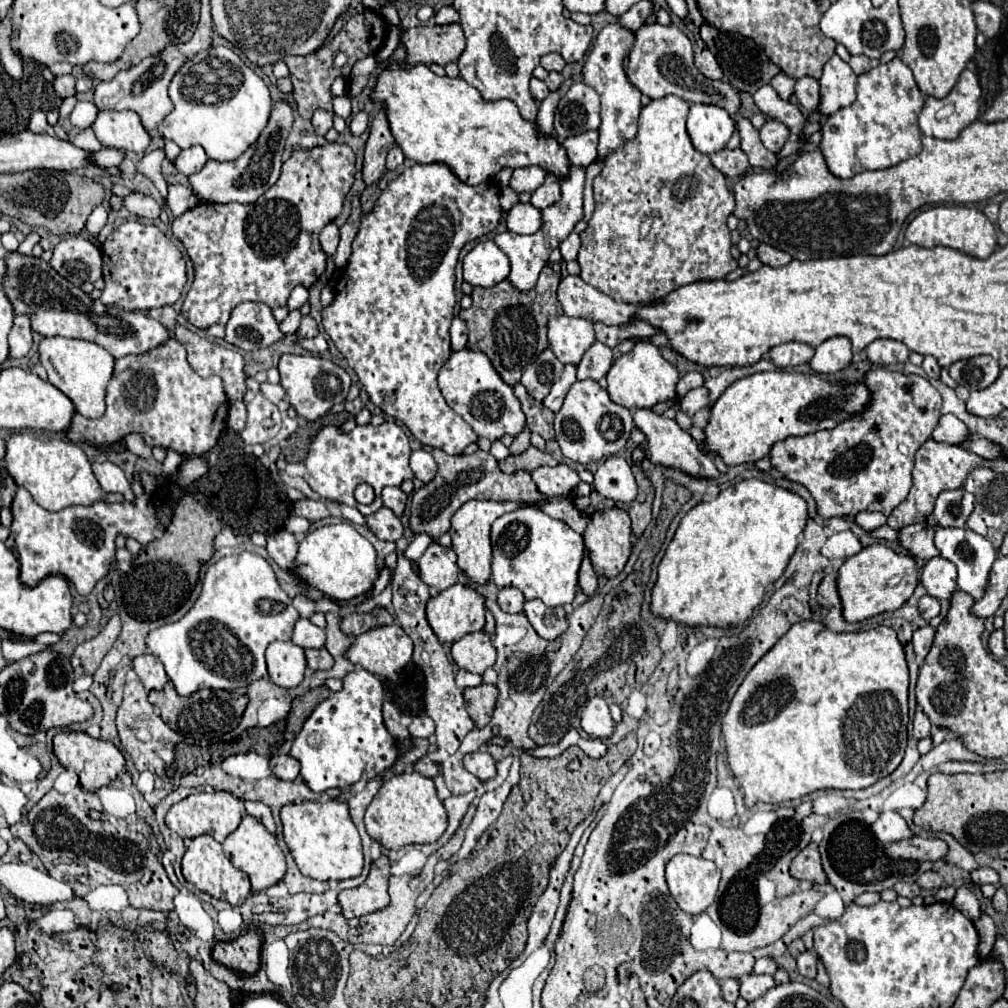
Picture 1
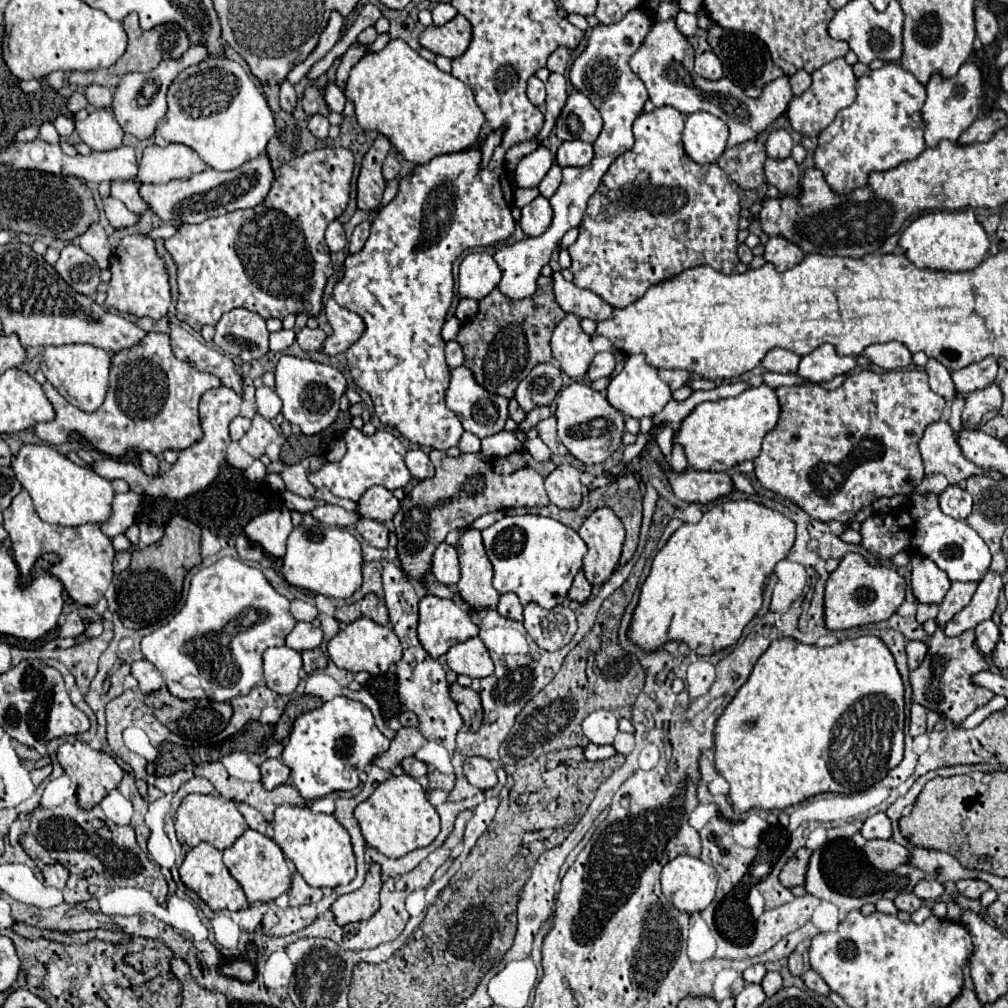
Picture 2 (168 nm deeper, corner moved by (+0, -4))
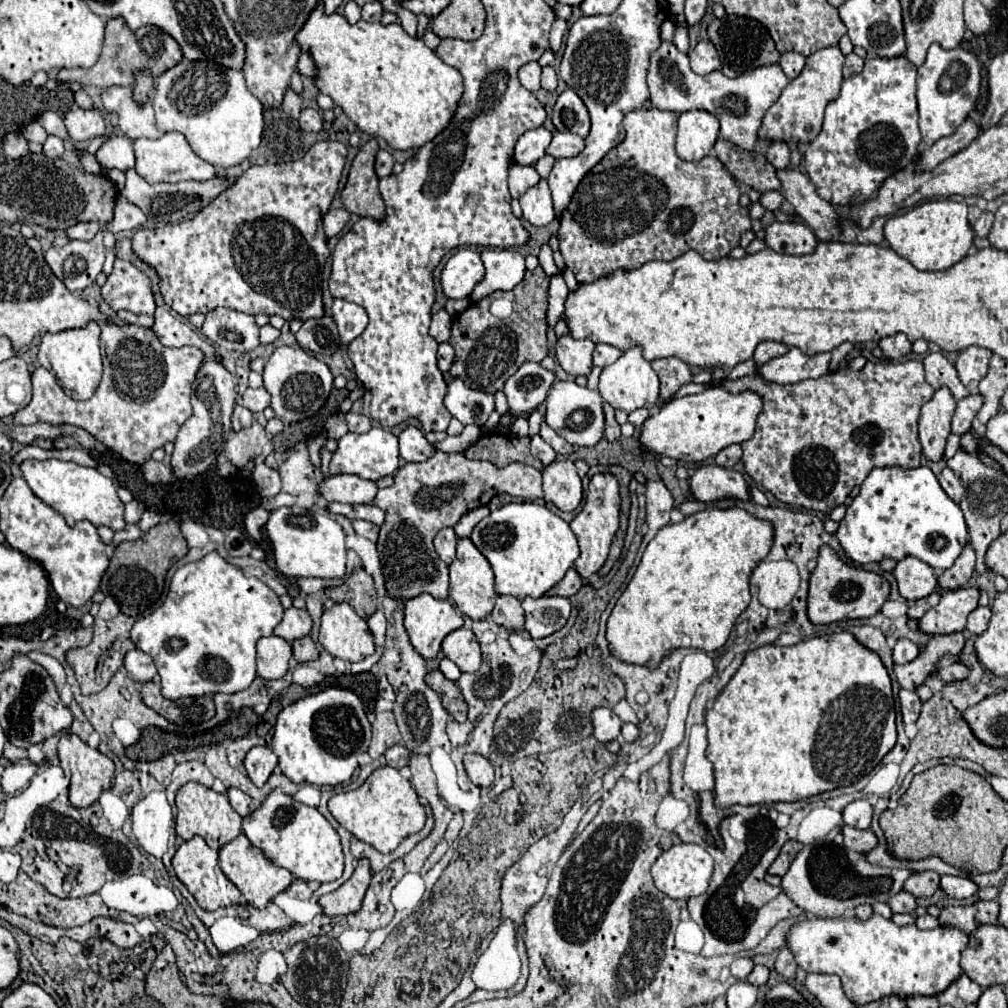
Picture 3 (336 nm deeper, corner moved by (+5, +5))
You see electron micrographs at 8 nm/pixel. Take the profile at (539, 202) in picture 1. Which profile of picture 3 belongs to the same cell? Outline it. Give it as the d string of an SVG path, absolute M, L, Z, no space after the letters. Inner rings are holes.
M545 155L543 159L539 159L539 161L535 163L535 171L539 173L539 177L541 177L541 179L547 179L547 175L549 175L549 173L551 173L551 169L553 169L553 165L555 165L555 157Z

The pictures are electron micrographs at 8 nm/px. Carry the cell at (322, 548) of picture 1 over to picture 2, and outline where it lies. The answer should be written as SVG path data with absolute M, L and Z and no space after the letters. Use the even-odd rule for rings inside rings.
M298 524L288 536L282 576L300 590L310 590L332 598L350 598L362 584L362 562L360 542L346 528Z

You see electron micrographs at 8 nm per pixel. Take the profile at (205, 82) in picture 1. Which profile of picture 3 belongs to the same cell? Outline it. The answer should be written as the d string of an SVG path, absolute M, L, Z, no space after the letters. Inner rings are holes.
M183 59L173 69L165 71L157 79L157 95L153 99L153 109L157 117L157 127L165 131L179 131L187 137L191 149L211 165L233 167L243 163L253 149L259 147L263 135L263 105L261 101L245 87L243 71L227 69L215 61L189 61Z

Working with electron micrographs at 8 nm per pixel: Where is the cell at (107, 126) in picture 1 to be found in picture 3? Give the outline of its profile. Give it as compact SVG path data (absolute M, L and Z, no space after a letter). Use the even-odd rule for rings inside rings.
M71 109L65 115L65 125L67 125L67 133L73 141L87 141L93 137L103 137L107 133L107 125L105 119L101 115L101 111L97 109Z

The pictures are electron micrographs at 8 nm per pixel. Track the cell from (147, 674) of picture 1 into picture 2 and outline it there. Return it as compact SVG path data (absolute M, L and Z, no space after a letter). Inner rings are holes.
M138 660L132 664L132 676L138 680L138 686L144 694L156 692L164 686L164 680L160 676L160 672L156 670L156 666L148 660Z

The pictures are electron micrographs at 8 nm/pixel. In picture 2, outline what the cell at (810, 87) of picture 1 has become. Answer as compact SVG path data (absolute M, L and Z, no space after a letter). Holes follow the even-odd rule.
M798 70L796 74L788 76L788 80L790 80L790 86L792 86L794 96L800 96L812 84L812 78L810 78L810 74L806 70Z

